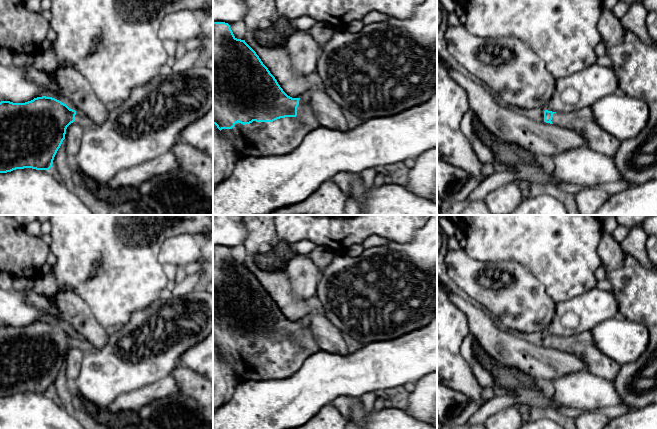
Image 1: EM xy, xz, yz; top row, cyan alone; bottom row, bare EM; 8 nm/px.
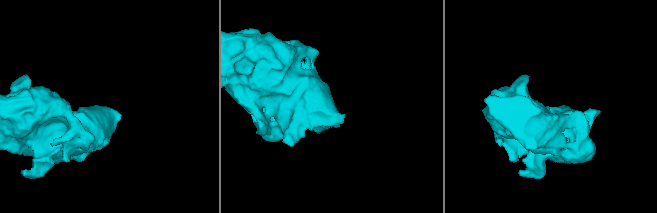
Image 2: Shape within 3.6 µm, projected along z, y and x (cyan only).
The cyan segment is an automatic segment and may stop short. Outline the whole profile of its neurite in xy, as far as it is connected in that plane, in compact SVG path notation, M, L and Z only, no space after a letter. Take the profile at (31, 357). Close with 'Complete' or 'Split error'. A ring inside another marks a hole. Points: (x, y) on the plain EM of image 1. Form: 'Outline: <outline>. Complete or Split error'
Outline: M52 321L25 327L0 326L0 397L32 392L49 394L65 363L67 351L76 346L85 352L94 347Z. Split error

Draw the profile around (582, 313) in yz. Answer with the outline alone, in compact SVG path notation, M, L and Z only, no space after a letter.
M596 287L568 301L556 303L555 315L546 334L569 337L590 332L617 313L619 305L613 293Z

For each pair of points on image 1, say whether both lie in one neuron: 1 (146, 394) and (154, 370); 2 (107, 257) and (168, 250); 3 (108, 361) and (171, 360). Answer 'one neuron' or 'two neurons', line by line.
1: two neurons
2: two neurons
3: one neuron

